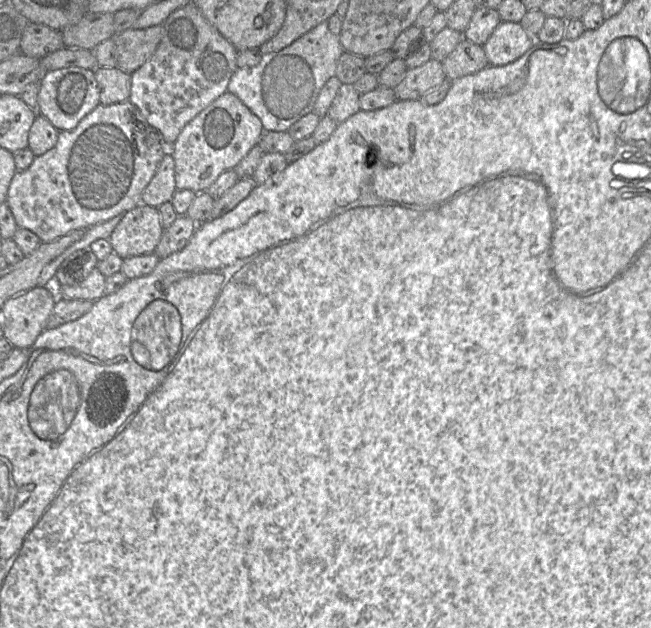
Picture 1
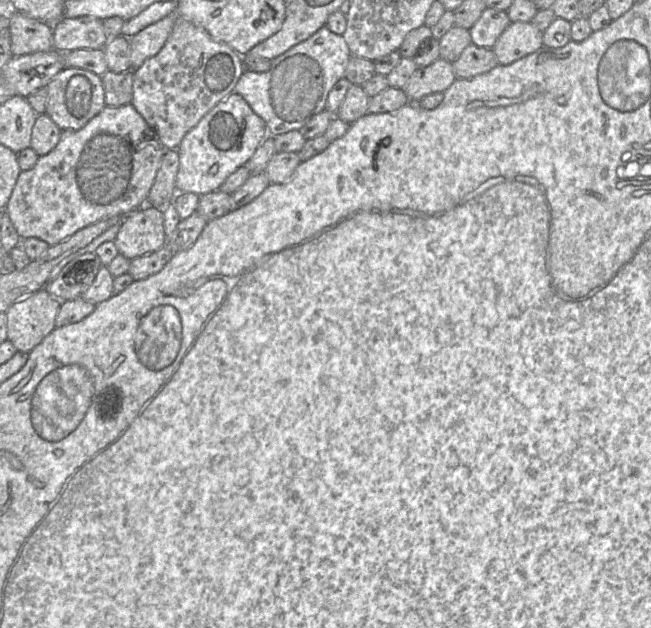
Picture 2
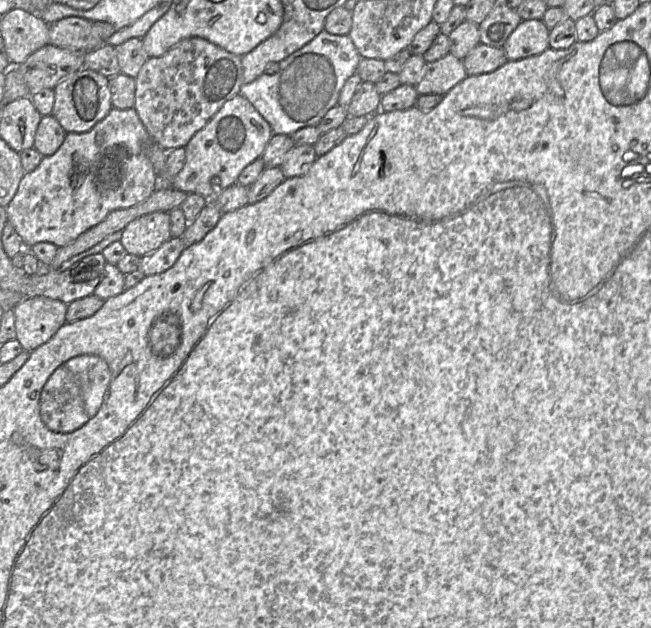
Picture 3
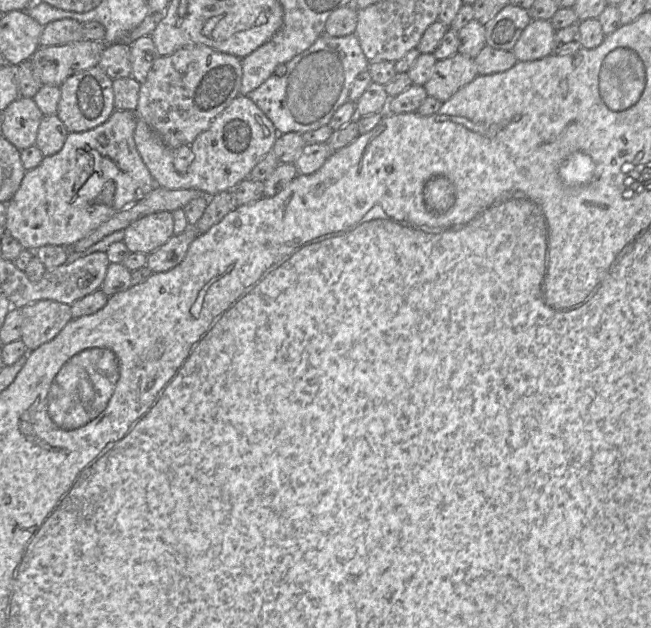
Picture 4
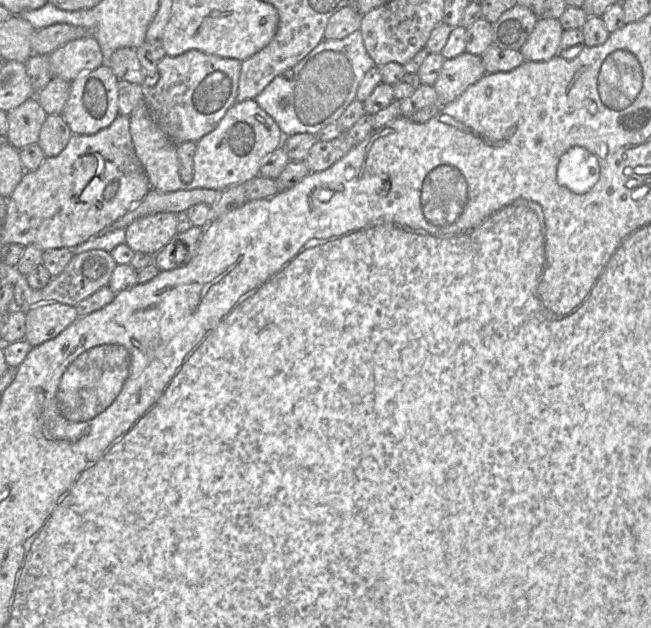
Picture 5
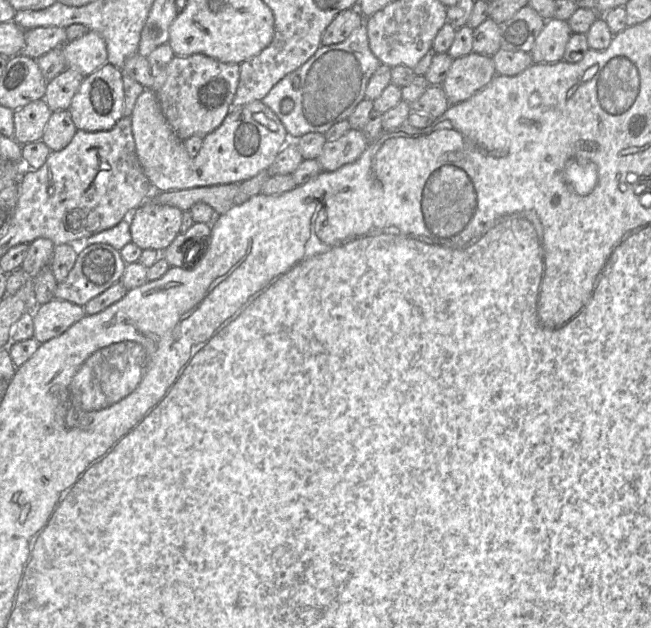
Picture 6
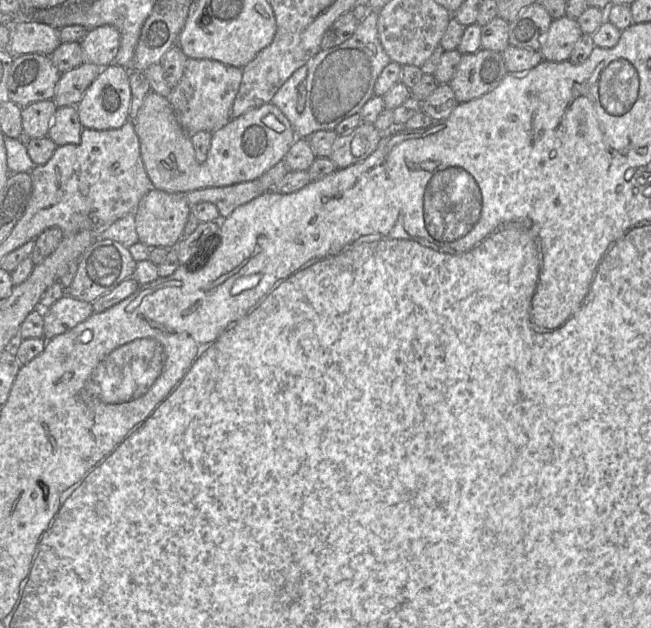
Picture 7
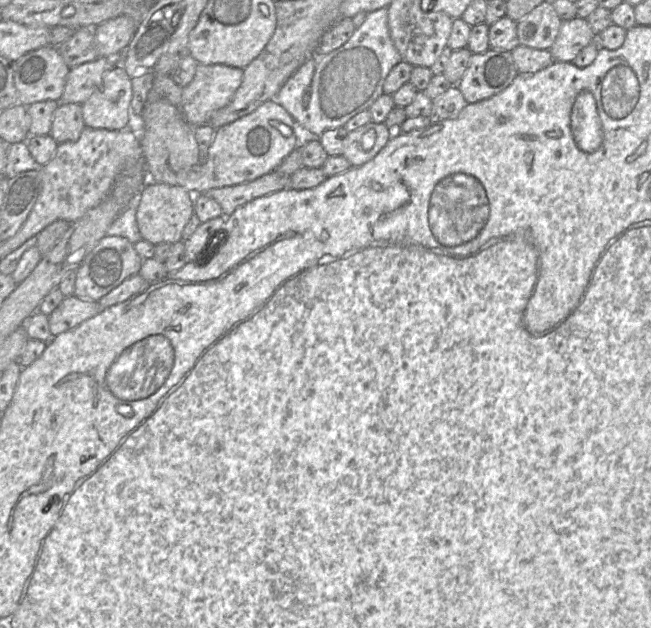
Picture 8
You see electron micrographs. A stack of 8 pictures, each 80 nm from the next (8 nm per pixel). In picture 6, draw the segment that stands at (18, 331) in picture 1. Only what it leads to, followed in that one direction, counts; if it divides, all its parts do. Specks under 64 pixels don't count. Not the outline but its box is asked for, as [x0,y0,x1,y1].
[31,298,86,344]

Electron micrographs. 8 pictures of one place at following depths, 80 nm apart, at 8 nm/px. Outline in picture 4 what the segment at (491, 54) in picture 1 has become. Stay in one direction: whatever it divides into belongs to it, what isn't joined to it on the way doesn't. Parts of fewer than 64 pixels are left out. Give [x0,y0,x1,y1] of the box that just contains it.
[512,20,556,61]

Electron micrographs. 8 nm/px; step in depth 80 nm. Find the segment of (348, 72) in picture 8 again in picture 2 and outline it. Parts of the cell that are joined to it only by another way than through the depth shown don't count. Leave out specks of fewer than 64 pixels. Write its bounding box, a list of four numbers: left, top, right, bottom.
[234,25,351,136]

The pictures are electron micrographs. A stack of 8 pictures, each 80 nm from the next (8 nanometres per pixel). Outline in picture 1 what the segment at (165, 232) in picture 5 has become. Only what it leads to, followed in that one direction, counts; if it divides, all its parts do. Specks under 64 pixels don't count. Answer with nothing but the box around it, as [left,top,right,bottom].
[108,204,164,259]

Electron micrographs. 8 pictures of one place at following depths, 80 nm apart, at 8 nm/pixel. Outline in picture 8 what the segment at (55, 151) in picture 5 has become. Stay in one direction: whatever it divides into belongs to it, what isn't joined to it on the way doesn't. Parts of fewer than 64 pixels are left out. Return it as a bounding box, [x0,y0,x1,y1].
[50,103,85,144]

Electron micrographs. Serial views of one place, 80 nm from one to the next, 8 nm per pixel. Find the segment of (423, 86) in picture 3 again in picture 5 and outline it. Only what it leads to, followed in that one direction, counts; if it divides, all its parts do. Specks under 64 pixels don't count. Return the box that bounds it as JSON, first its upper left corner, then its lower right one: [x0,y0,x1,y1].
[436,52,486,106]

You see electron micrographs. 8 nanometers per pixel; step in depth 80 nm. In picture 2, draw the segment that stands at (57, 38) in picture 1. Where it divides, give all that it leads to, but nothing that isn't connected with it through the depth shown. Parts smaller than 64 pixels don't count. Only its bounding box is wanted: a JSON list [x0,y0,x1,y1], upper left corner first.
[10,11,54,56]

